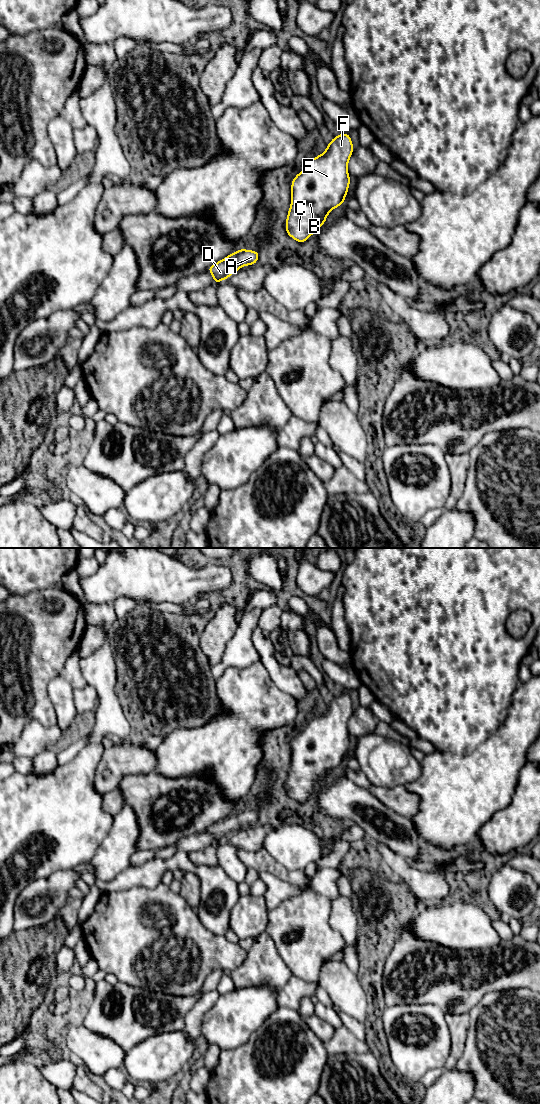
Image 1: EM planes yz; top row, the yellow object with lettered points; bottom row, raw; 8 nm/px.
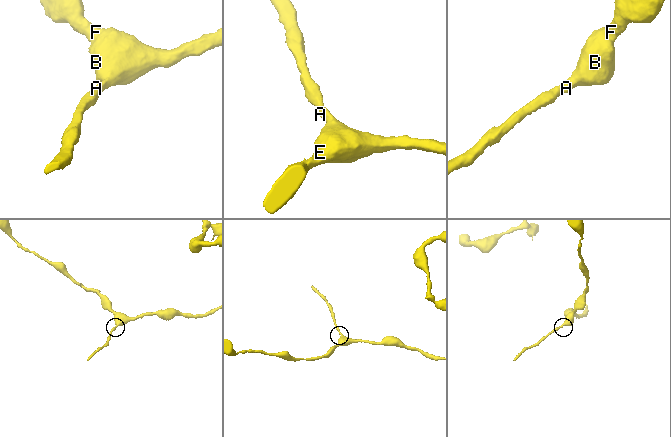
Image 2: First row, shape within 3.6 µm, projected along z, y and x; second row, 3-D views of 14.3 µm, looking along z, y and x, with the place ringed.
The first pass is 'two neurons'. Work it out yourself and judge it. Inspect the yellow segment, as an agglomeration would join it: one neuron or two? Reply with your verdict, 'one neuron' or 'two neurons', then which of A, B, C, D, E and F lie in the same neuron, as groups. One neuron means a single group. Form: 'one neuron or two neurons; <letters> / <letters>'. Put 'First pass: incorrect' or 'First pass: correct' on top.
First pass: incorrect
one neuron; A B C D E F

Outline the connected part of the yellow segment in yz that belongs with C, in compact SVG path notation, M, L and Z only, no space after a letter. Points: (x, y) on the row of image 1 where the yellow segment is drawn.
M347 132L333 137L327 149L309 160L306 168L298 173L291 183L291 205L286 219L286 233L299 243L304 243L319 227L326 224L331 210L344 204L350 185L347 172L348 162L353 153L353 143Z

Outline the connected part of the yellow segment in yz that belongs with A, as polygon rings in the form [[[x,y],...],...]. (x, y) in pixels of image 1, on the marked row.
[[[241,247],[238,252],[233,252],[226,258],[211,265],[207,271],[212,274],[214,284],[217,284],[222,280],[228,279],[242,266],[255,265],[258,258],[258,251],[245,250]]]

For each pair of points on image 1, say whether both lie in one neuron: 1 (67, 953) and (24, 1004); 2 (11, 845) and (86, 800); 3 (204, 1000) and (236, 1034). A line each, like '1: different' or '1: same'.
1: different
2: same
3: different

